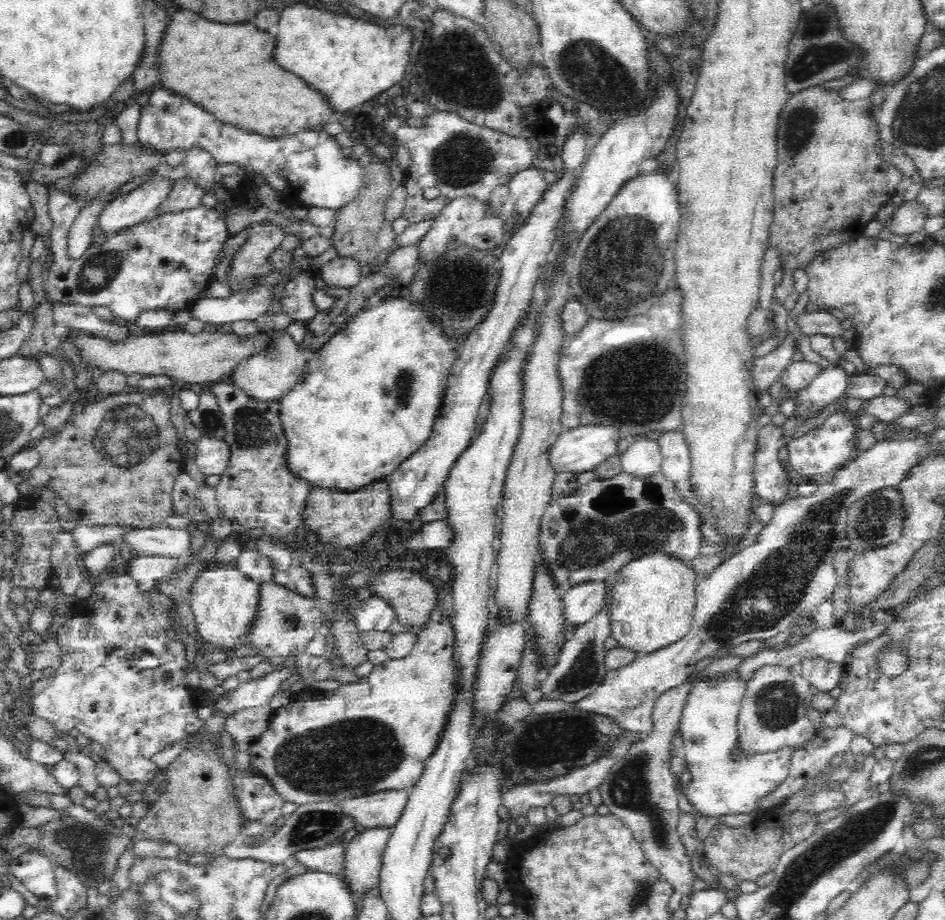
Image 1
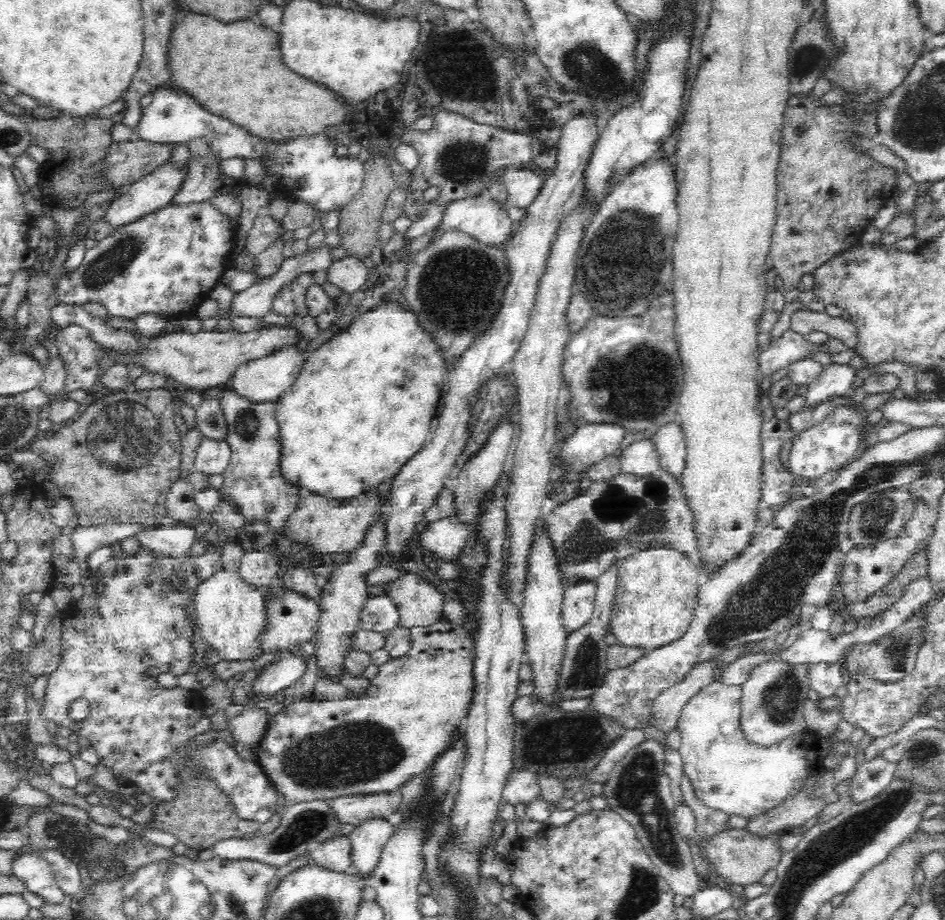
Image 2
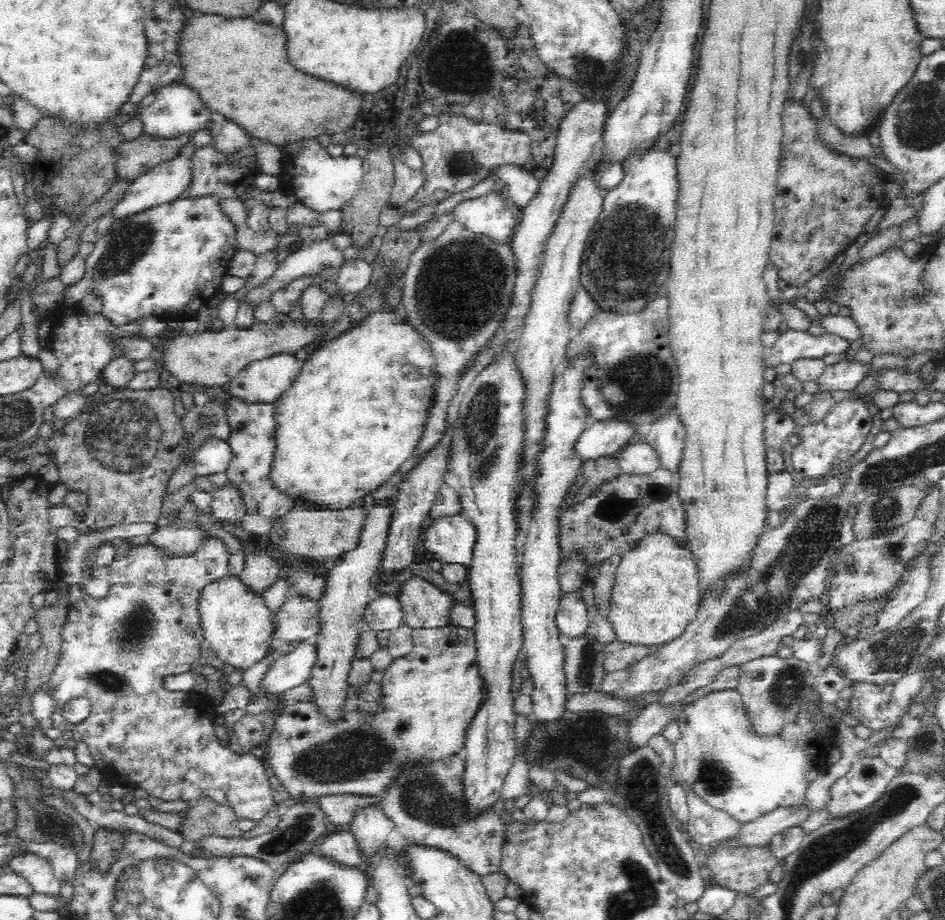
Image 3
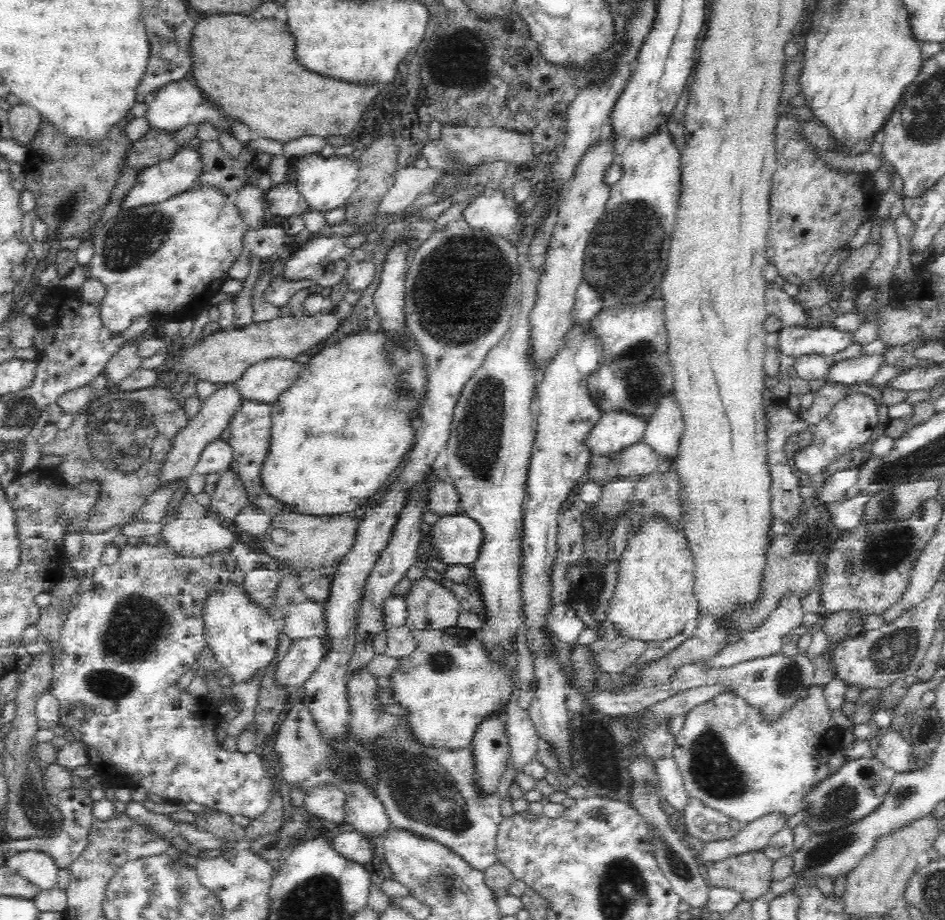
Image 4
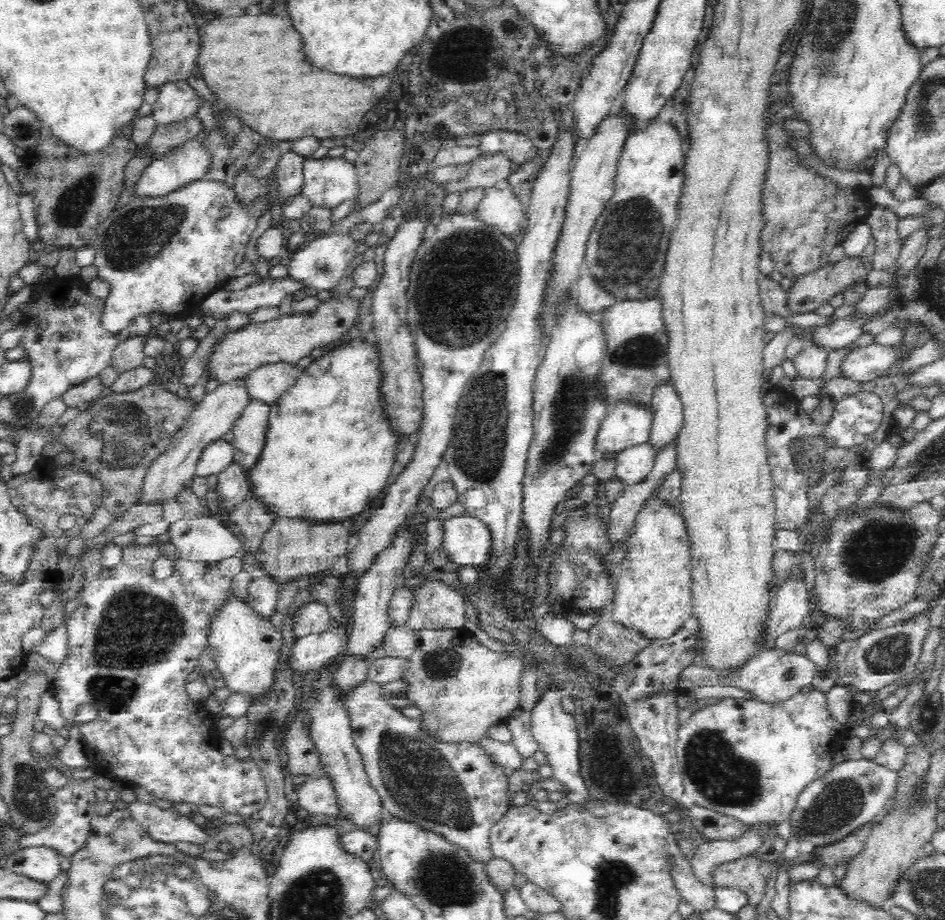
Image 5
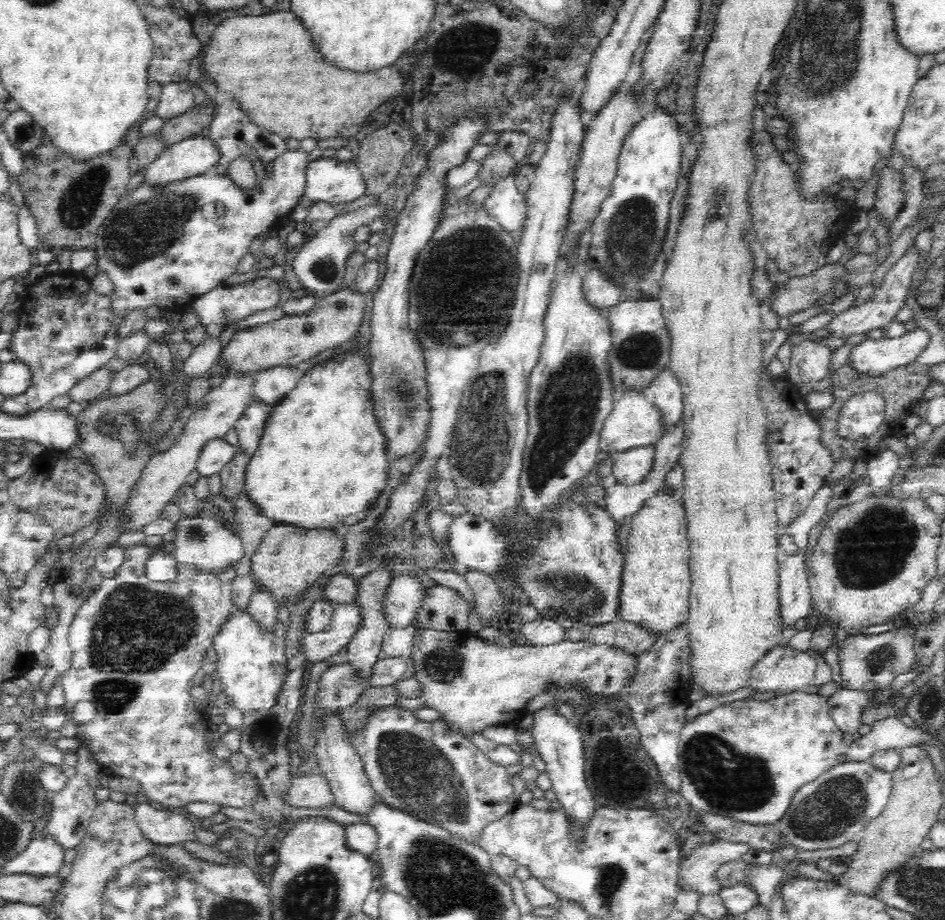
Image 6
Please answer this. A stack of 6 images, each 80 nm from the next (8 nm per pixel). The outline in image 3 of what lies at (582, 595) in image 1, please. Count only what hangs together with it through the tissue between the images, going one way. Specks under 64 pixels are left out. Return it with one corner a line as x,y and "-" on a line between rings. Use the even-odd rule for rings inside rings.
580,591
563,594
555,614
559,634
569,639
585,634
588,627
587,612

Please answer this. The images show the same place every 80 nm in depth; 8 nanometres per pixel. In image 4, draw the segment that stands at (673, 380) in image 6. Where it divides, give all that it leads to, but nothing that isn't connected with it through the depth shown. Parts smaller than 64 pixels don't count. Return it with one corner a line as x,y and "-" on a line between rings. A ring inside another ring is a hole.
675,393
662,394
650,416
643,441
659,456
672,456
676,460
683,430
683,415

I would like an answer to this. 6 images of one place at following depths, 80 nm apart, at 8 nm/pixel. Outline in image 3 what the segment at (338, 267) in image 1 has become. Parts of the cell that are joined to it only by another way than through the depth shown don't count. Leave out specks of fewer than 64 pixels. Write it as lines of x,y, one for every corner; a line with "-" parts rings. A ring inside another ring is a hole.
359,256
342,265
335,282
340,293
356,294
368,286
370,278
372,278
372,263

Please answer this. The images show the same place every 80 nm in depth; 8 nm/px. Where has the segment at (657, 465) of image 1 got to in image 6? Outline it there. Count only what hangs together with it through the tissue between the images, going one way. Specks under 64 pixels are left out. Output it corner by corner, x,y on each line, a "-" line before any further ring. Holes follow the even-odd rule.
634,448
613,456
614,482
636,486
652,471
654,448

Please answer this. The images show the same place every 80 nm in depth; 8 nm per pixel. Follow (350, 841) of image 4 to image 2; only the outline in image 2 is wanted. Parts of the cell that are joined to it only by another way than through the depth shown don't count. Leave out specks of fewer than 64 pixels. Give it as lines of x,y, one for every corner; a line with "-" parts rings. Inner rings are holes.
341,831
328,840
316,845
310,851
310,857
319,866
325,866
332,872
350,873
353,866
350,837

